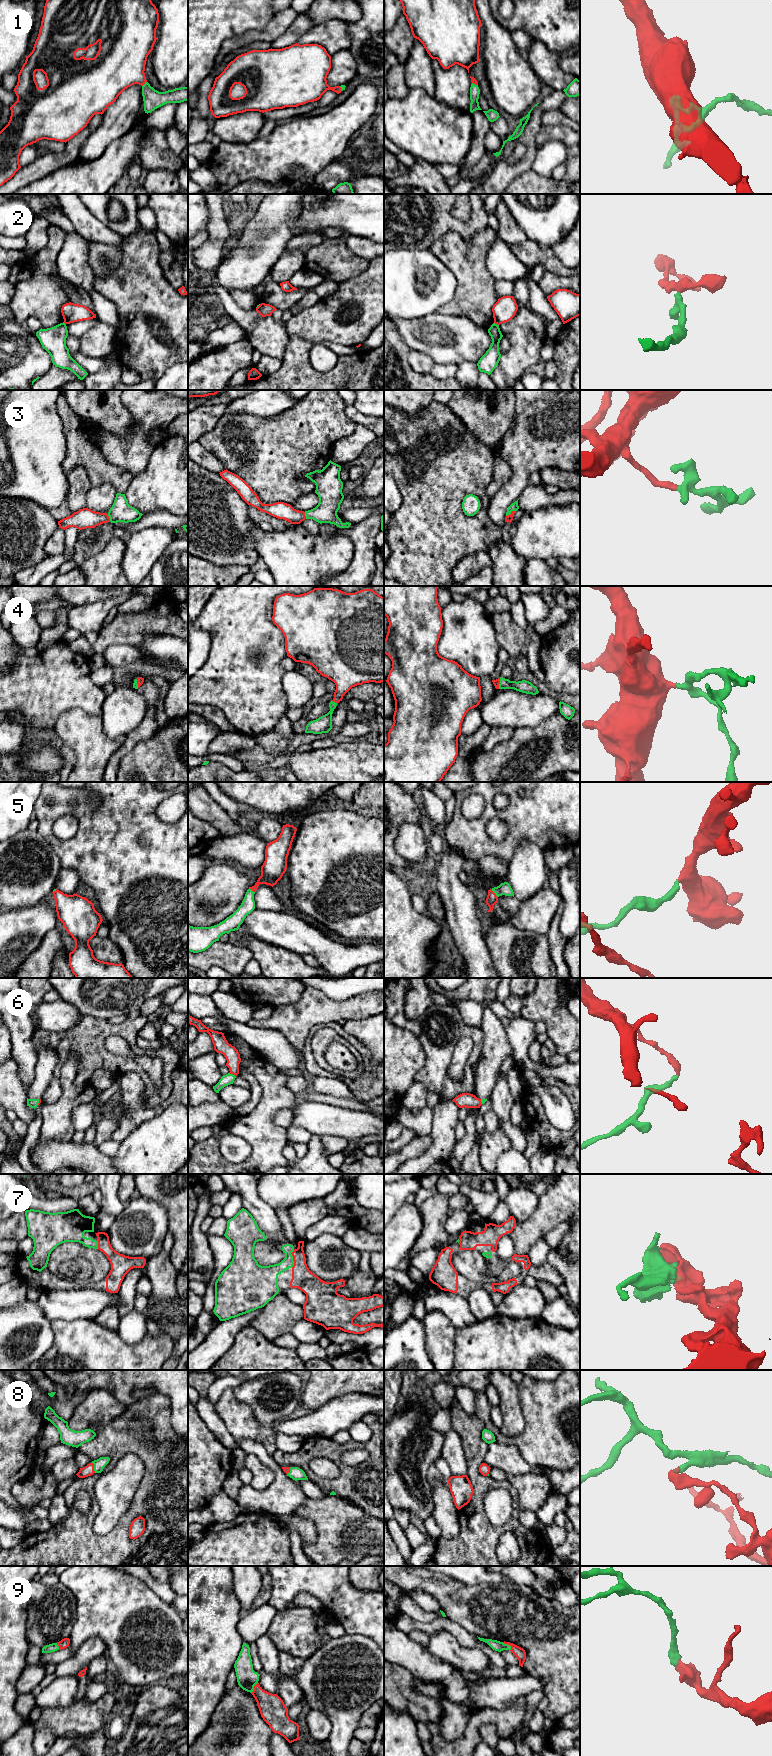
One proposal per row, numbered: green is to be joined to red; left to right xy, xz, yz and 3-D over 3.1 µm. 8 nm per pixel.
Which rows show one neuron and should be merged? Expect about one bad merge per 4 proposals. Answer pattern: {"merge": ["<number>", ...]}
{"merge": ["1", "3", "4", "5", "6", "7", "8", "9"]}

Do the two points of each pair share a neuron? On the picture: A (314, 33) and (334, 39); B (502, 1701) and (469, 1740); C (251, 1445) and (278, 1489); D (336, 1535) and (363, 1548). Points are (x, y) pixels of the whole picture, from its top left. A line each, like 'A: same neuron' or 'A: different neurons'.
A: same neuron
B: different neurons
C: same neuron
D: same neuron

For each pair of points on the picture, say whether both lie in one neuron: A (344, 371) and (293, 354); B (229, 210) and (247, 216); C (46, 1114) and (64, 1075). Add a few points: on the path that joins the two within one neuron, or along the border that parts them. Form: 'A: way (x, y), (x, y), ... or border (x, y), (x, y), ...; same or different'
A: way (331, 378), (315, 378), (304, 367); same
B: way (233, 214), (235, 216), (243, 216); same
C: way (57, 1108), (66, 1099), (66, 1086); same

